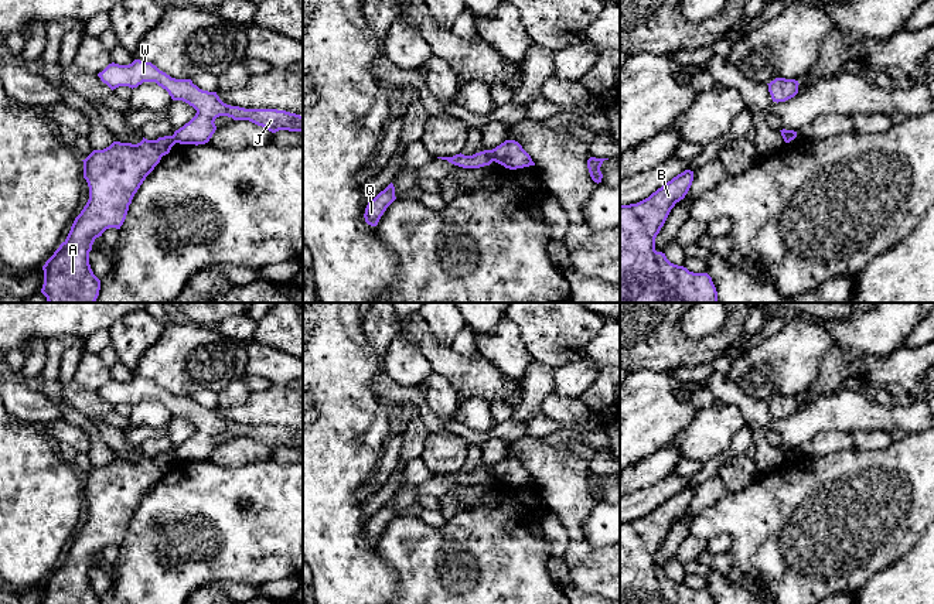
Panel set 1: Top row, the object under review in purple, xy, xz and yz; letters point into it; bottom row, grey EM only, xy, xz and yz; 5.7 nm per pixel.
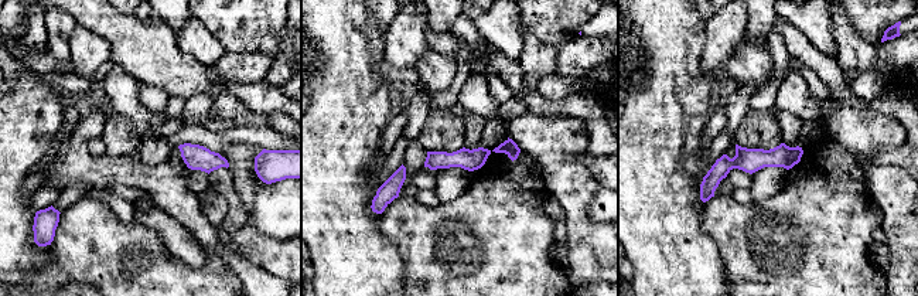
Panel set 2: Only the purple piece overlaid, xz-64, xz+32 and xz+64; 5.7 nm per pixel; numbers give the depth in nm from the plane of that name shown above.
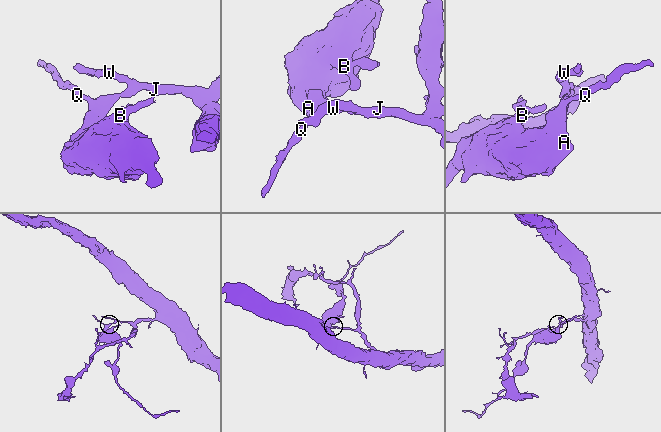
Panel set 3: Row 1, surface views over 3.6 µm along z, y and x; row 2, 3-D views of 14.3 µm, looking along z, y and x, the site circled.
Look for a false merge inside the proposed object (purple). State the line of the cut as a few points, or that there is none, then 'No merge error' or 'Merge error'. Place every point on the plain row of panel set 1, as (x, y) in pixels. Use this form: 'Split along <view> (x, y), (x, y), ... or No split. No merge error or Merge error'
Split along xz (490, 467), (494, 477). Merge error

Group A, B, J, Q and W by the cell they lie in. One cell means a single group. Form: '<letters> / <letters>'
A B Q / J W

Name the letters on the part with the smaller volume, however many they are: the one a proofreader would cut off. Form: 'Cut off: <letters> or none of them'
Cut off: A, B, Q

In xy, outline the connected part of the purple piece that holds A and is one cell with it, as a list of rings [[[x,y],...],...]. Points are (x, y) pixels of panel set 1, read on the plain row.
[[[173,453],[143,454],[137,461],[113,458],[82,477],[89,516],[67,556],[42,583],[42,604],[100,604],[89,581],[95,556],[109,545],[120,546],[134,511],[174,461]]]

